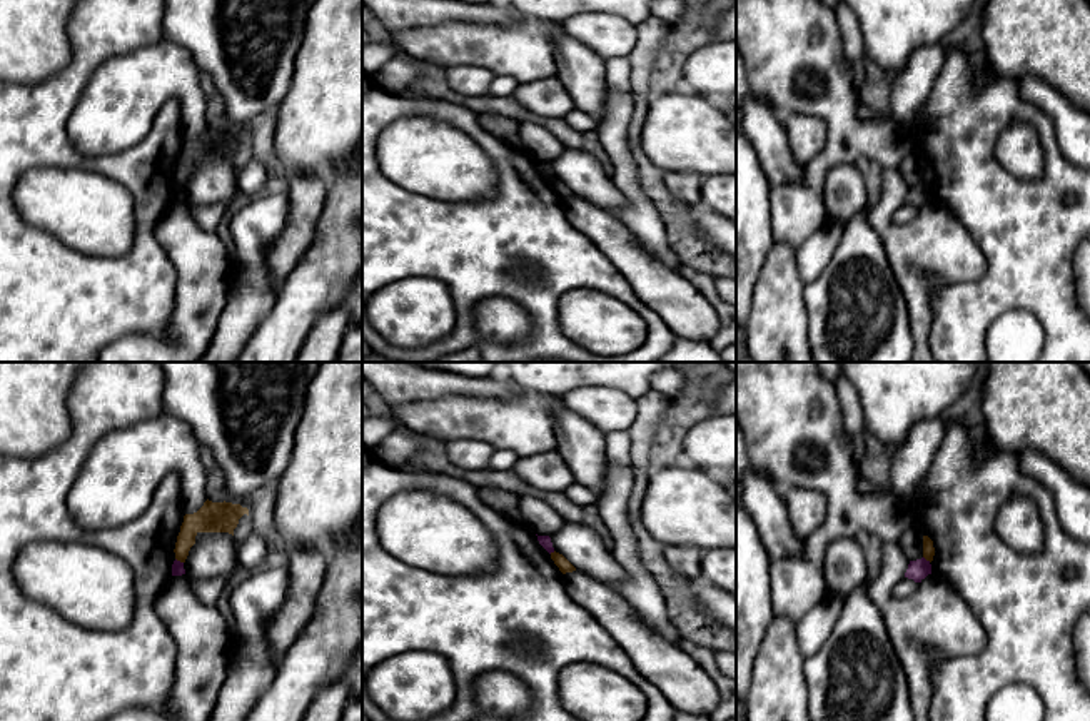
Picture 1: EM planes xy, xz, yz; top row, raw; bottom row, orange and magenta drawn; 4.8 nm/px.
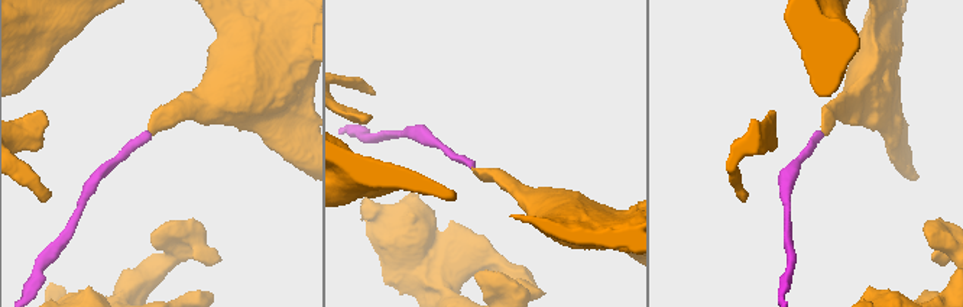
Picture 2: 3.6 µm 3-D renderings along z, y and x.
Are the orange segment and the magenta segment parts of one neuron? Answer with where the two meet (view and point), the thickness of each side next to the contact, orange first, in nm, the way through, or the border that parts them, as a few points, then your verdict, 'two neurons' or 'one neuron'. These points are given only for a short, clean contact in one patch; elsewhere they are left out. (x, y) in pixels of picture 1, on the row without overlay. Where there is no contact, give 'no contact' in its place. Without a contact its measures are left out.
meets orange in xy at (179, 186); 140 nm thick on the orange side, 60 nm on the other; border along xy (176, 184), (182, 189); two neurons

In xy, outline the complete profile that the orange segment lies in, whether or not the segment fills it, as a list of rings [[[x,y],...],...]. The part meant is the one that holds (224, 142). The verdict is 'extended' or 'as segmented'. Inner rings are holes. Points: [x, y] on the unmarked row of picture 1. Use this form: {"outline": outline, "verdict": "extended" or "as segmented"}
{"outline": [[[207,125],[197,139],[184,142],[174,175],[175,185],[185,189],[199,159],[229,159],[234,162],[234,155],[244,140],[249,142],[249,135],[240,130]]], "verdict": "as segmented"}

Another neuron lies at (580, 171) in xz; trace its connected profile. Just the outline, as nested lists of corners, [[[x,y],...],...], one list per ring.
[[[564,149],[549,162],[556,179],[563,180],[576,197],[614,215],[626,205],[624,195],[604,172],[596,157],[578,149]]]

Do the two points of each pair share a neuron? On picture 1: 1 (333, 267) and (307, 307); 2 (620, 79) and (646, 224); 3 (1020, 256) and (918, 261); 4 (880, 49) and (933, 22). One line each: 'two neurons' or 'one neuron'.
1: one neuron
2: two neurons
3: two neurons
4: one neuron

